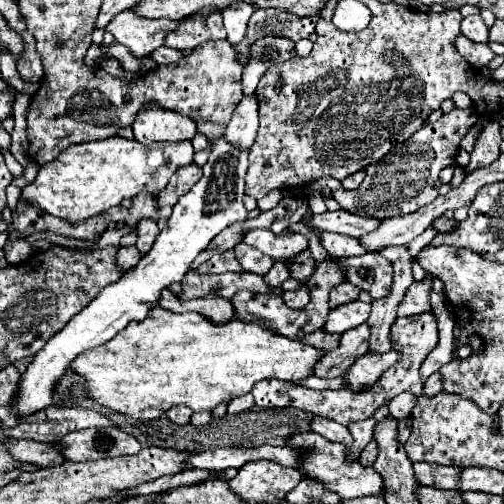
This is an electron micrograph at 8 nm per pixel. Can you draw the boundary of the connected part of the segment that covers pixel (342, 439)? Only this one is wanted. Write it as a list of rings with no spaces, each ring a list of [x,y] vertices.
[[[316,417],[316,421],[312,421],[312,431],[320,433],[328,441],[352,445],[352,435],[350,435],[348,427],[336,423],[336,421],[330,421],[330,419],[324,419],[324,417]]]

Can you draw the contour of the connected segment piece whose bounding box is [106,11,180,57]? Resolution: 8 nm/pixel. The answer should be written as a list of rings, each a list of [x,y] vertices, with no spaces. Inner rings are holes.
[[[132,11],[118,13],[106,27],[118,43],[126,45],[136,57],[148,57],[156,47],[164,45],[164,37],[178,29],[180,21],[144,19]]]

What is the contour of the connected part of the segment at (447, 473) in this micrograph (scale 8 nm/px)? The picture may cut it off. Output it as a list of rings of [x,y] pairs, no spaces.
[[[414,463],[414,475],[418,485],[436,487],[436,489],[458,489],[460,469],[432,463]]]

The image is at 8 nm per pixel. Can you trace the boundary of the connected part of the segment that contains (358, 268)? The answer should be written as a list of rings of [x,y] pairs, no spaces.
[[[380,253],[342,259],[340,267],[344,269],[344,277],[362,291],[368,291],[374,301],[388,295],[392,285],[392,265]]]

